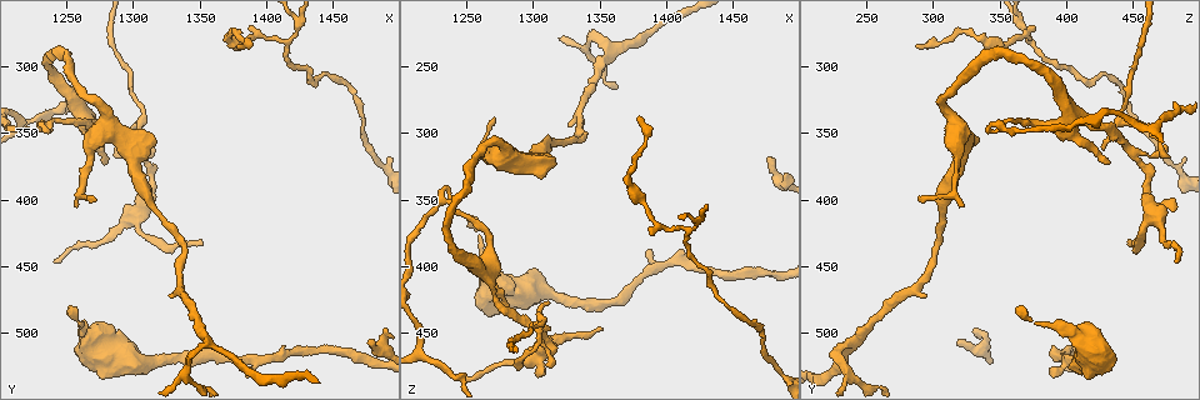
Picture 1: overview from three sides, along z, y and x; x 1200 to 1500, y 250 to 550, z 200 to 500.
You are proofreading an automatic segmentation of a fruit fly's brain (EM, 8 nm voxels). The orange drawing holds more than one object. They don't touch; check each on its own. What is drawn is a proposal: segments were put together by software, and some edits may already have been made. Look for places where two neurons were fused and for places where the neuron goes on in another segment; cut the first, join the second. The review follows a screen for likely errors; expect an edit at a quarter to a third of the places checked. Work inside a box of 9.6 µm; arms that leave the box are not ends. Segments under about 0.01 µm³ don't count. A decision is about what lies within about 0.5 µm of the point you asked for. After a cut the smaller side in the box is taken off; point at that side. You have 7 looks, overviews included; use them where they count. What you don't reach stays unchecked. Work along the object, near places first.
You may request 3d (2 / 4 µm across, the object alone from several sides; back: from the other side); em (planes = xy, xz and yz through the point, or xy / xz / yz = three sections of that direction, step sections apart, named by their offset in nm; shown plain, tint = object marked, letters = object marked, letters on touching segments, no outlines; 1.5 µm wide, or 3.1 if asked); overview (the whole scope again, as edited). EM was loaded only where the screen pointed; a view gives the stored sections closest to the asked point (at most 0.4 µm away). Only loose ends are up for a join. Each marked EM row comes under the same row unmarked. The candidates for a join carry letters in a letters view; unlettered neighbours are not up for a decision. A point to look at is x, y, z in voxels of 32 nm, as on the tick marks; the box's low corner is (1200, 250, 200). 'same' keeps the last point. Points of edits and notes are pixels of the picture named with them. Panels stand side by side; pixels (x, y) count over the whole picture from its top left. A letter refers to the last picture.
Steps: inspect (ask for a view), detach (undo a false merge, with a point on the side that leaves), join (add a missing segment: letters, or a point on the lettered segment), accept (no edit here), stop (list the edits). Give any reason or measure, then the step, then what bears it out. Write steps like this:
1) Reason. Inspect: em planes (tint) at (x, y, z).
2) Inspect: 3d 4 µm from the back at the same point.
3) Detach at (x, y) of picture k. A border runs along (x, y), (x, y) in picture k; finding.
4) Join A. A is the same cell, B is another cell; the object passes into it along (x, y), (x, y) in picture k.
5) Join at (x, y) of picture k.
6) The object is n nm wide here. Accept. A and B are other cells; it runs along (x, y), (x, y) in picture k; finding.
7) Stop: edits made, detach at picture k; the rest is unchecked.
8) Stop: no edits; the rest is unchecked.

Sudden change in width. Inspect: 3d 4 µm at (1260, 500, 406).

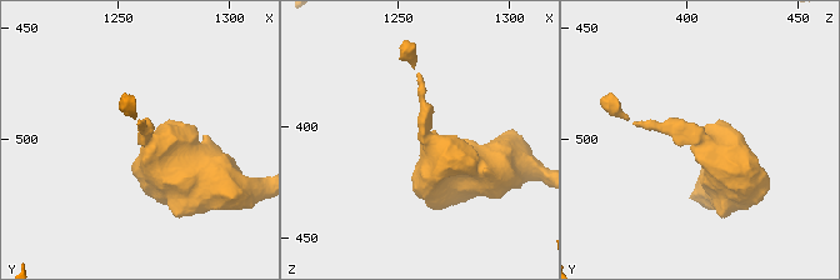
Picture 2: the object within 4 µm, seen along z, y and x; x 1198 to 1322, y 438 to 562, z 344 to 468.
Inspect: em 3.1 µm planes (letters) at (1262, 499, 403).

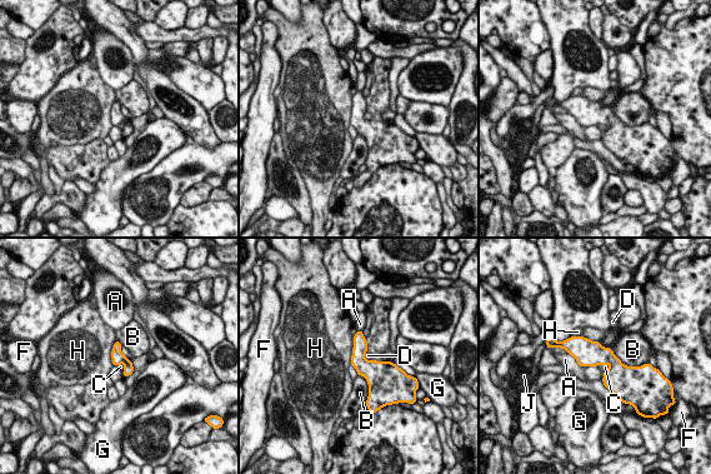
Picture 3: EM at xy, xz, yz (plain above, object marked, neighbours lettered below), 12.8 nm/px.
The object is 160 nm wide here; the longest contact is with B, 480 nm. Accept. A, B, C, D, F, G, H and J are other cells; one neuron here.

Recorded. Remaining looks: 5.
Tapers out. Inspect: 3d 4 µm from the back at (1386, 532, 390).

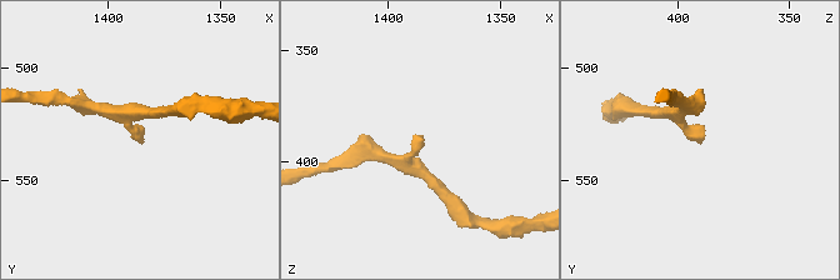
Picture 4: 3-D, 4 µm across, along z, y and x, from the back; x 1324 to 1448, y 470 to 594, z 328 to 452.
Inspect: em yz step 4 (tint) at (1386, 533, 390).

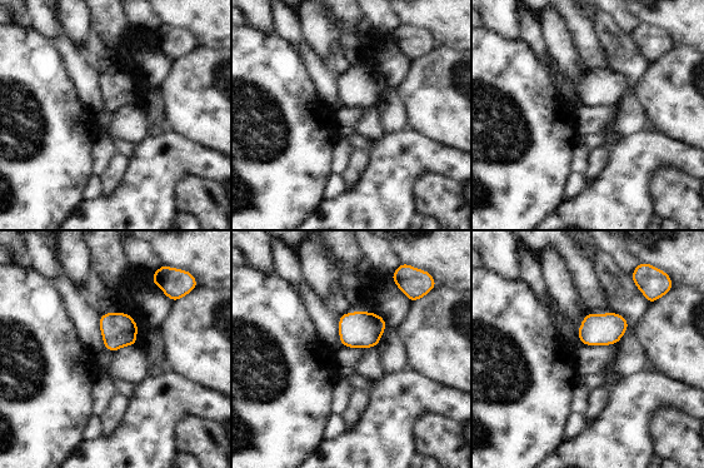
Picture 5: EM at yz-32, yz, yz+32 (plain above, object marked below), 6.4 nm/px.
Inspect: em planes (letters) at the same point.

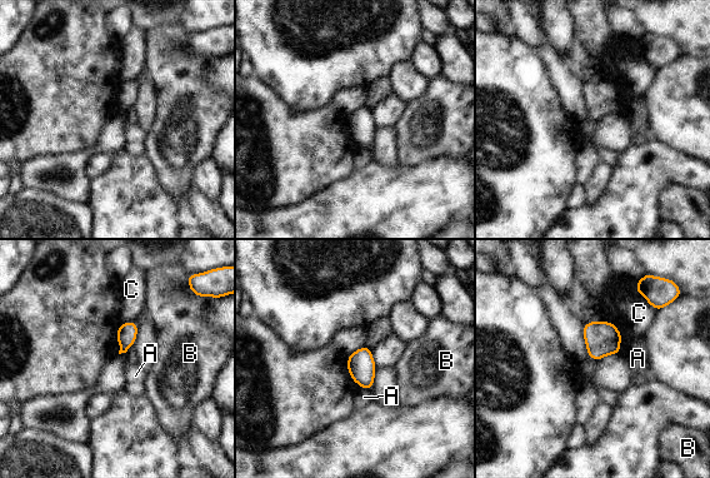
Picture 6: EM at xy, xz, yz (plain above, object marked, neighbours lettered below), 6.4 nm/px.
The object is 180 nm wide here. Accept. A, B and C are other cells; a border runs along (360, 387), (370, 391) in picture 6; no lettered segment goes on from it.

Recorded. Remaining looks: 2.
Stop: no edits; the rest is unchecked.

